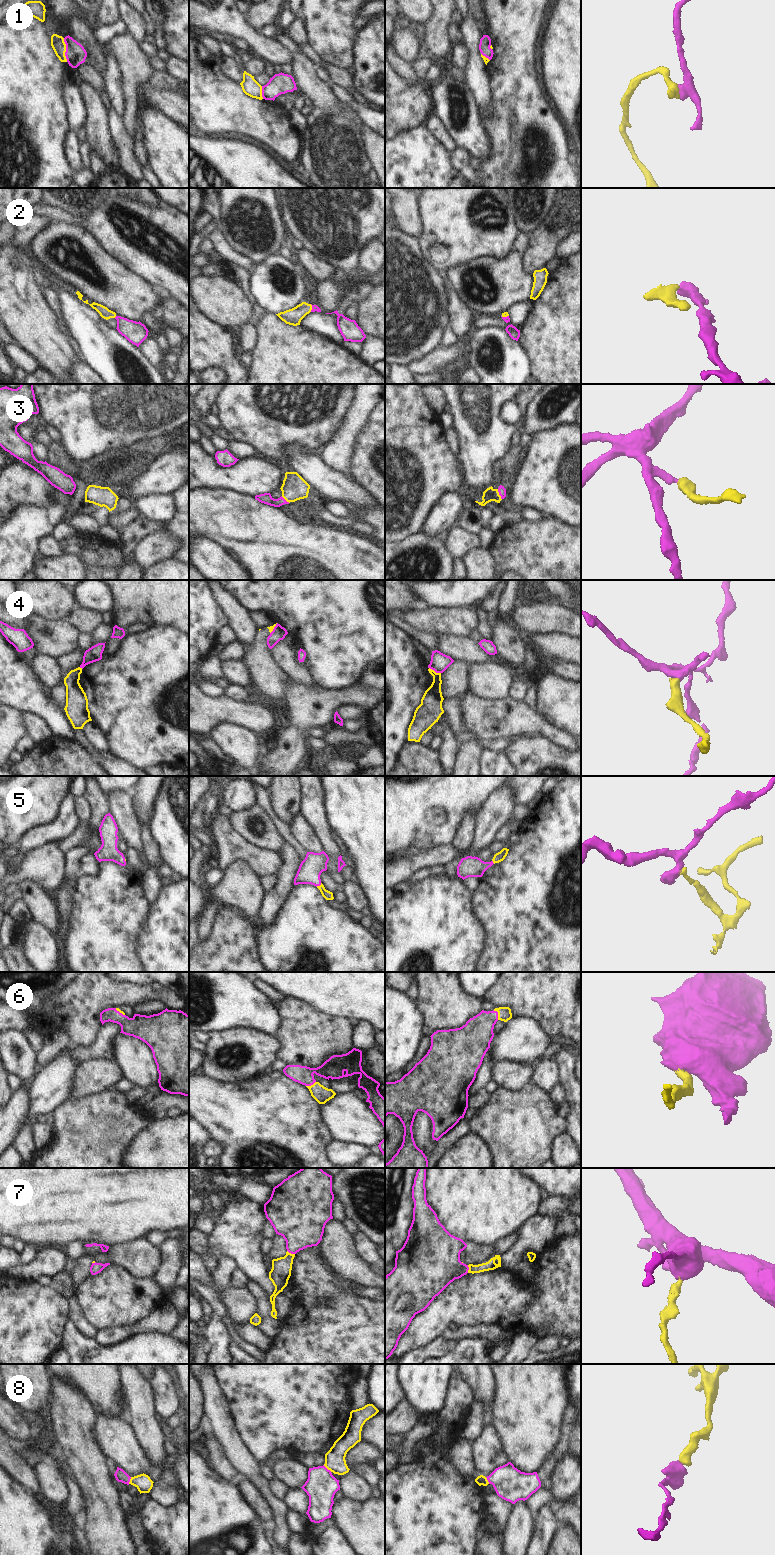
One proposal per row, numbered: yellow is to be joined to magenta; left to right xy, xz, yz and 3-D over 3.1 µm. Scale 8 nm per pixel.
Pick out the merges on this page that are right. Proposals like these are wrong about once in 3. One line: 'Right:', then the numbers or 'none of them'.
Right: 1, 2, 3, 5, 6, 7, 8

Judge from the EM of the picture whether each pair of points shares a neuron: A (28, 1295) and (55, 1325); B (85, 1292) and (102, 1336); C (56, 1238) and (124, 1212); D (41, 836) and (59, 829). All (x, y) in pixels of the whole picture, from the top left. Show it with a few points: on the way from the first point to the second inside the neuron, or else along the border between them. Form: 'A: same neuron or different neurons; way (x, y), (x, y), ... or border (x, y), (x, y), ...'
A: same neuron; way (32, 1302), (48, 1318)
B: different neurons; border (123, 1326), (111, 1326), (98, 1331)
C: same neuron; way (73, 1221), (82, 1212), (107, 1212)
D: same neuron; way (45, 834), (55, 831)

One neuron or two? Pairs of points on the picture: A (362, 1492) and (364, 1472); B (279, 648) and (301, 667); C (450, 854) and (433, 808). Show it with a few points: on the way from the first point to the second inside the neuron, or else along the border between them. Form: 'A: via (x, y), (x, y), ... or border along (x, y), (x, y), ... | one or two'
A: border along (351, 1469), (370, 1488) | two
B: via (284, 653), (296, 665) | one
C: border along (451, 844), (423, 849) | two

